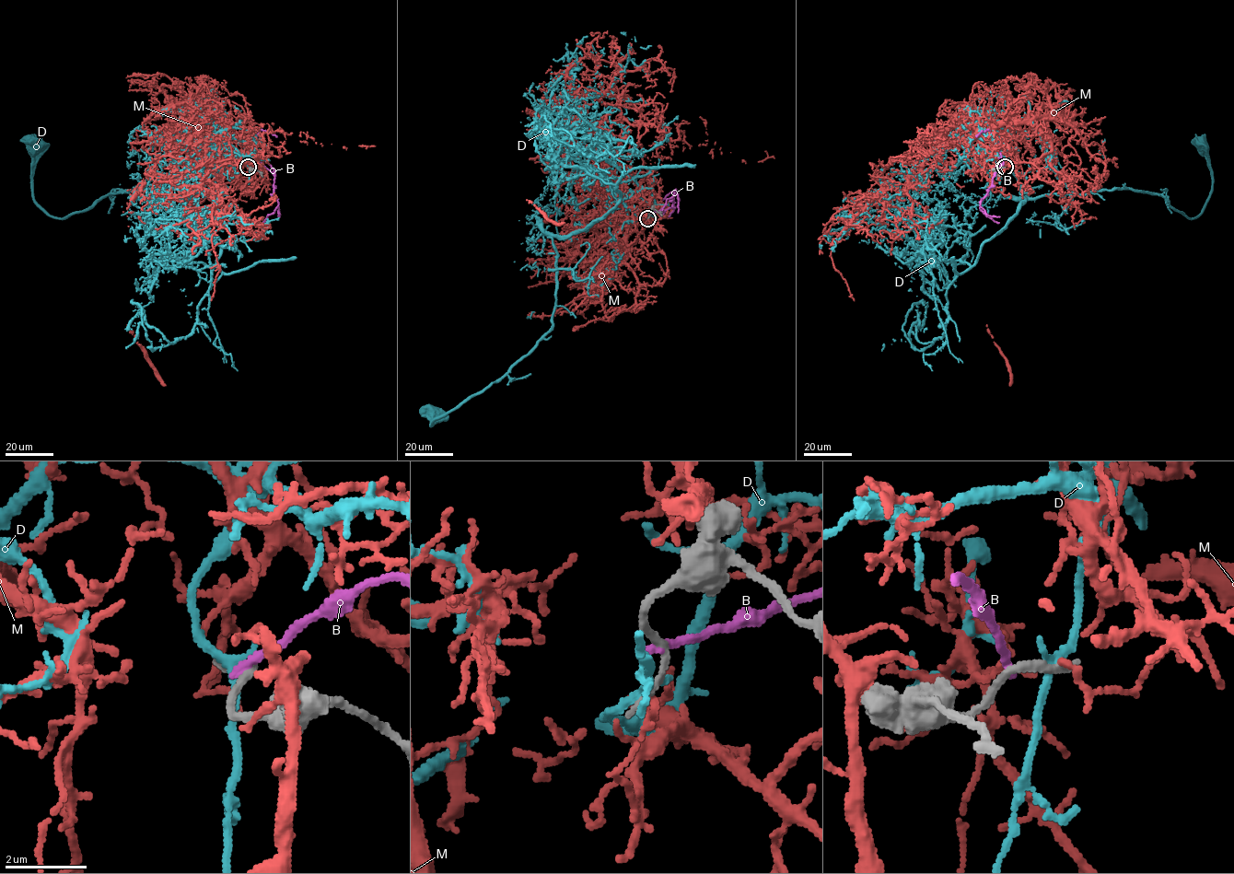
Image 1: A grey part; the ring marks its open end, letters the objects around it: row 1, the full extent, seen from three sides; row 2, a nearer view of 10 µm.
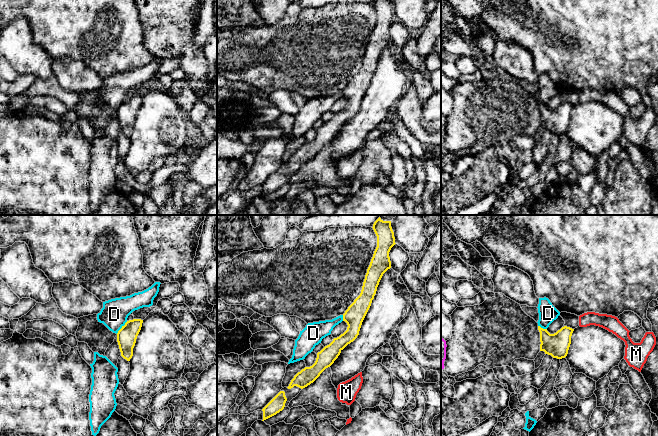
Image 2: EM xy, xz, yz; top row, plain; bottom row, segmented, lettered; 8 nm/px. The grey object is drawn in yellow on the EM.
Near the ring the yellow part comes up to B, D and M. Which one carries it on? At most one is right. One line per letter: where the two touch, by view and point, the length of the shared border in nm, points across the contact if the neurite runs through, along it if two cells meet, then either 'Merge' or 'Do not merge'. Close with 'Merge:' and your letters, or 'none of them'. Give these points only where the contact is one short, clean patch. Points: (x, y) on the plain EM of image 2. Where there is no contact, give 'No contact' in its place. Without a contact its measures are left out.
B: No contact. Do not merge
D: Touches yellow at xy (122, 103). Shared border 140 nm. Boundary: xy (127, 97), (116, 109). Do not merge
M: No contact. Do not merge
Merge: none of them

